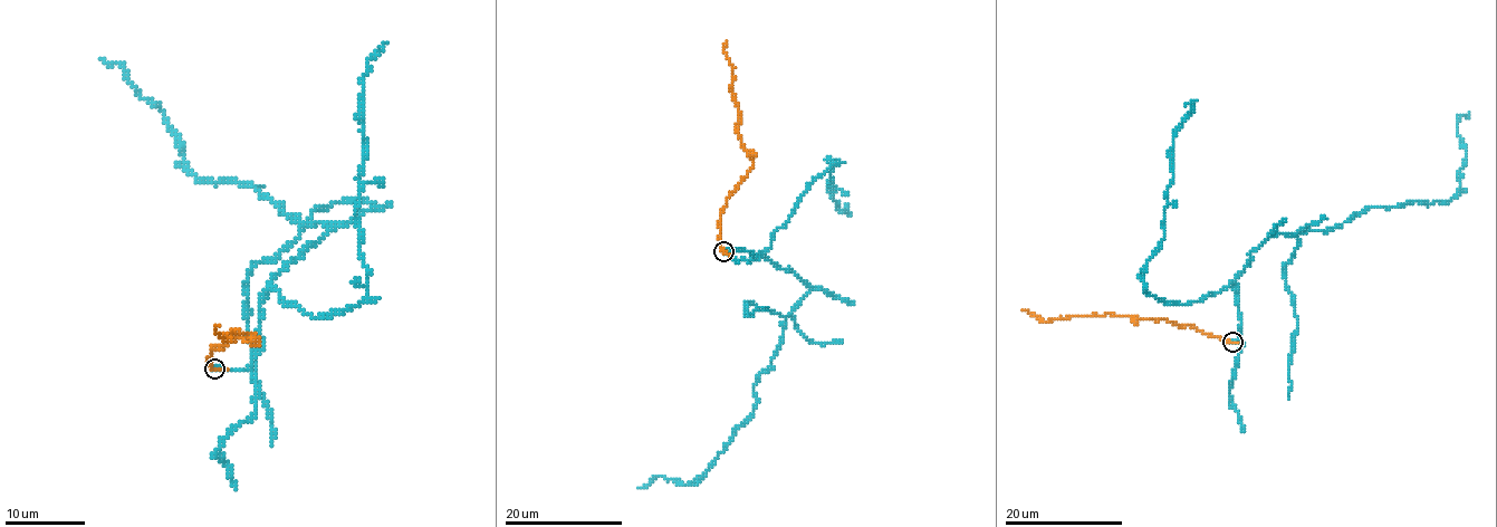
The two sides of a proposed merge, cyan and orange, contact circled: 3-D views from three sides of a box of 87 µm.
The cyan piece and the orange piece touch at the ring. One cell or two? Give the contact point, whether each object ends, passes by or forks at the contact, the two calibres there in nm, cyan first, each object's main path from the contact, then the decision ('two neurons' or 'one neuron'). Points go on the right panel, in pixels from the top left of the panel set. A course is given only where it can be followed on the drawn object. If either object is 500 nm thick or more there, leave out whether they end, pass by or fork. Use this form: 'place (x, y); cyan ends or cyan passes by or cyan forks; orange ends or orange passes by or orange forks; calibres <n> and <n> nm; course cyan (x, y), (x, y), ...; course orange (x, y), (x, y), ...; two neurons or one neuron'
place (1232, 342); cyan ends; orange ends; calibres 280 and 200 nm; course cyan (1232, 342), (1249, 255), (1378, 205), (1449, 201), (1465, 156), (1456, 122), (1469, 113); course orange (1232, 342), (1164, 319), (1110, 314), (1042, 322), (1023, 309); one neuron

